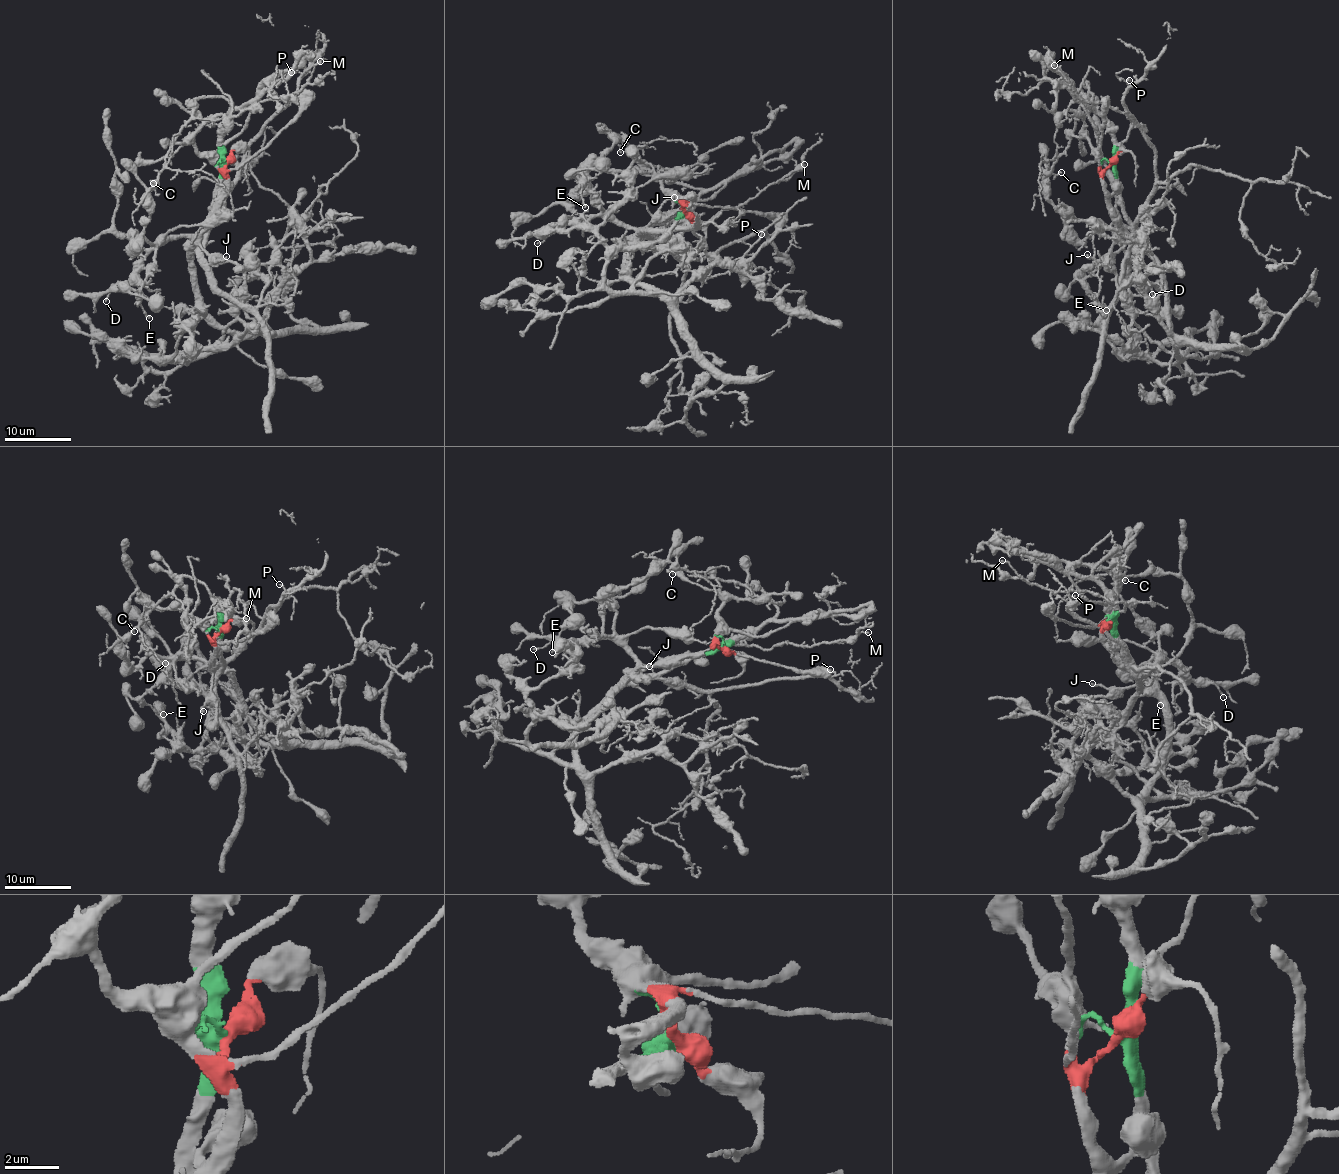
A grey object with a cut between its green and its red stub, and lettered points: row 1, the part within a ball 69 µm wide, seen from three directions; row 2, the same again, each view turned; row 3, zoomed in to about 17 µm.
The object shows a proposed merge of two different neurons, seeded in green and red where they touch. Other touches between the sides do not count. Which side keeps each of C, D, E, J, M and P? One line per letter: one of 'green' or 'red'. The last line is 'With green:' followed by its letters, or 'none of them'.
C: green
D: red
E: red
J: red
M: green
P: green
With green: C, M, P

